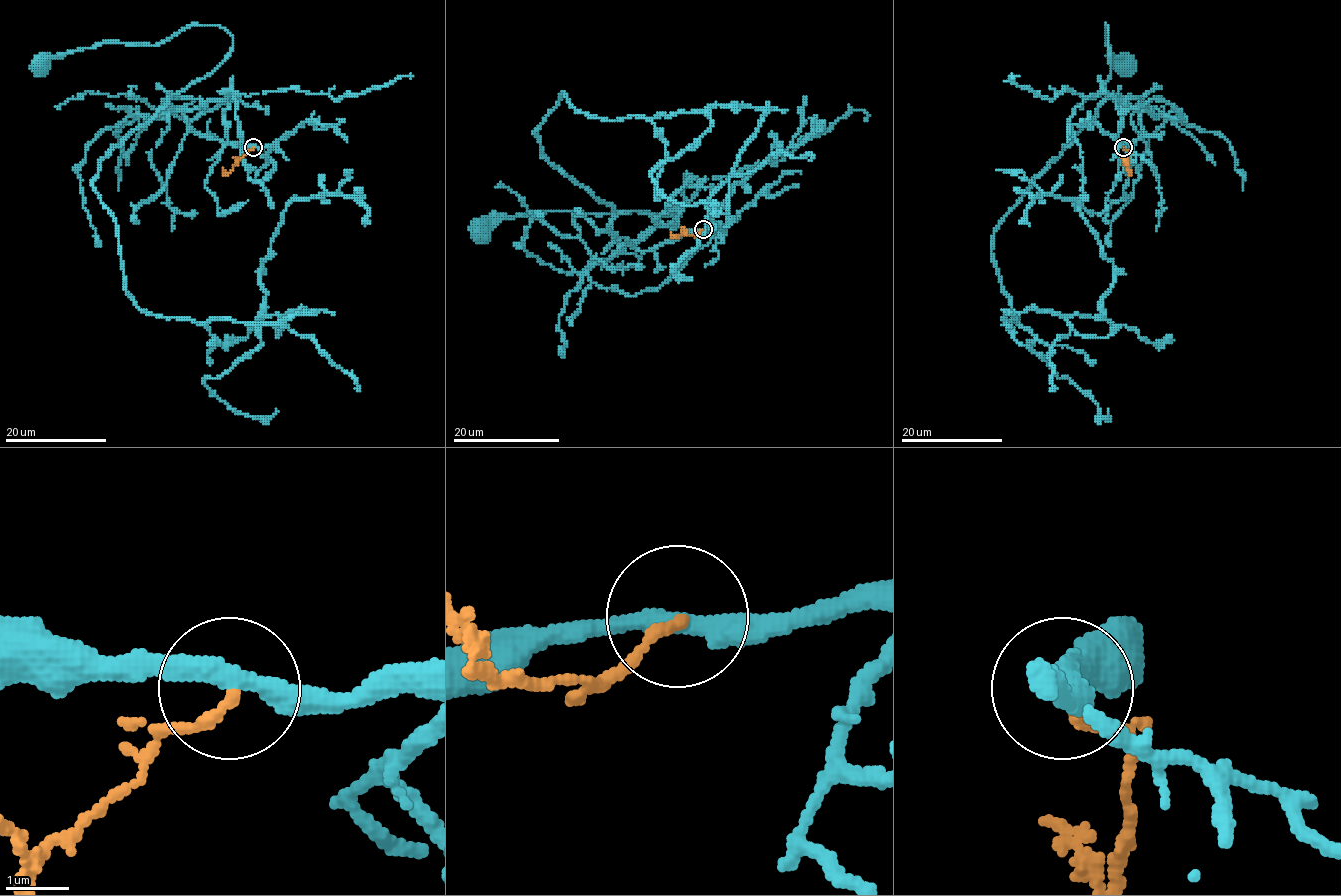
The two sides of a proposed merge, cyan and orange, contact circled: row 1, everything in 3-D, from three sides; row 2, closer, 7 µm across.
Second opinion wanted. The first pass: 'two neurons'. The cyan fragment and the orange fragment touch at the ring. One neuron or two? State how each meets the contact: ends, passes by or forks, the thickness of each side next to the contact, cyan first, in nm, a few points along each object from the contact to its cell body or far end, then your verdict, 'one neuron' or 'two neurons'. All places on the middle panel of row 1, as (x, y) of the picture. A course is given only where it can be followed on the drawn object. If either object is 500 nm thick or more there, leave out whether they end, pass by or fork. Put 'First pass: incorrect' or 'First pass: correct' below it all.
cyan passes by; orange ends there; 320 nm thick on the cyan side, 170 nm on the other; cyan runs (703, 229), (643, 251), (625, 246), (611, 220), (631, 212), (682, 213), (541, 212), (501, 216), (482, 233); orange runs (703, 229), (696, 235), (671, 233); two neurons
First pass: correct

